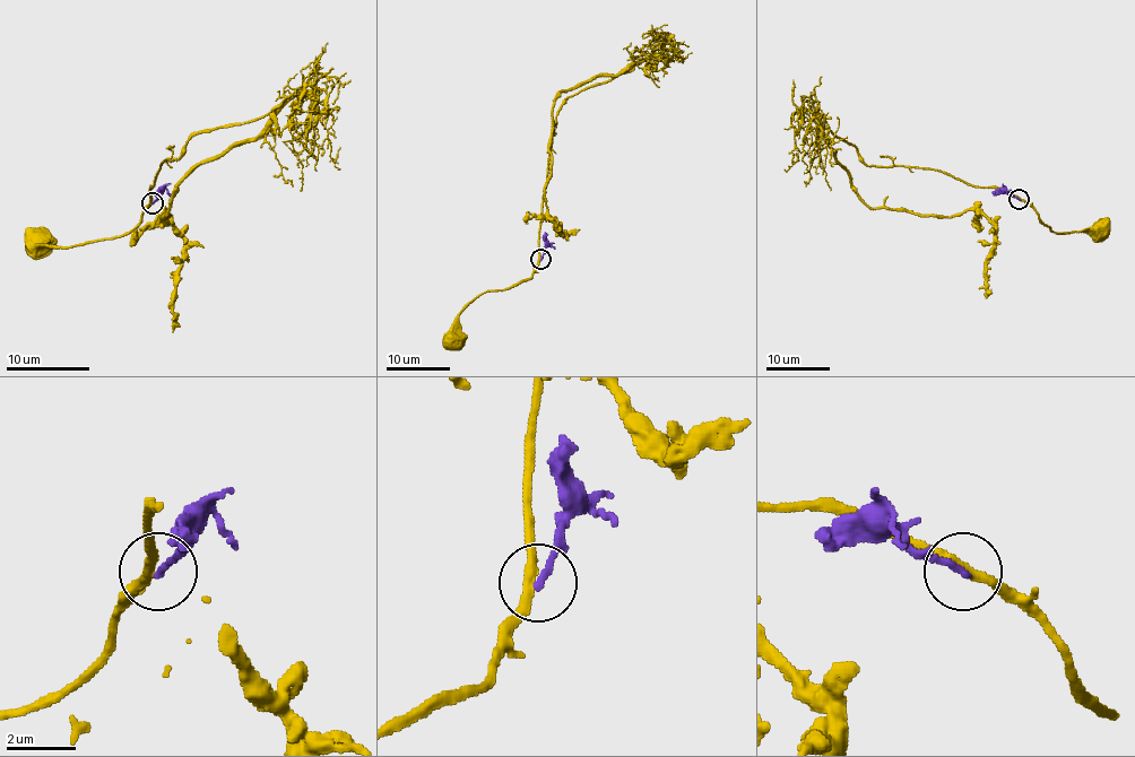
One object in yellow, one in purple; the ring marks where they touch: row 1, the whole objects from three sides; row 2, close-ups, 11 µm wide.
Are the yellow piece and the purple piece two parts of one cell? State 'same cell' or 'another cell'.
another cell

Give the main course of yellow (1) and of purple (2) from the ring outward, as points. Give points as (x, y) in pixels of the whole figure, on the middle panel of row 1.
1: (540, 259), (523, 281), (476, 297), (459, 316), (452, 341)
2: (540, 259), (545, 232)

